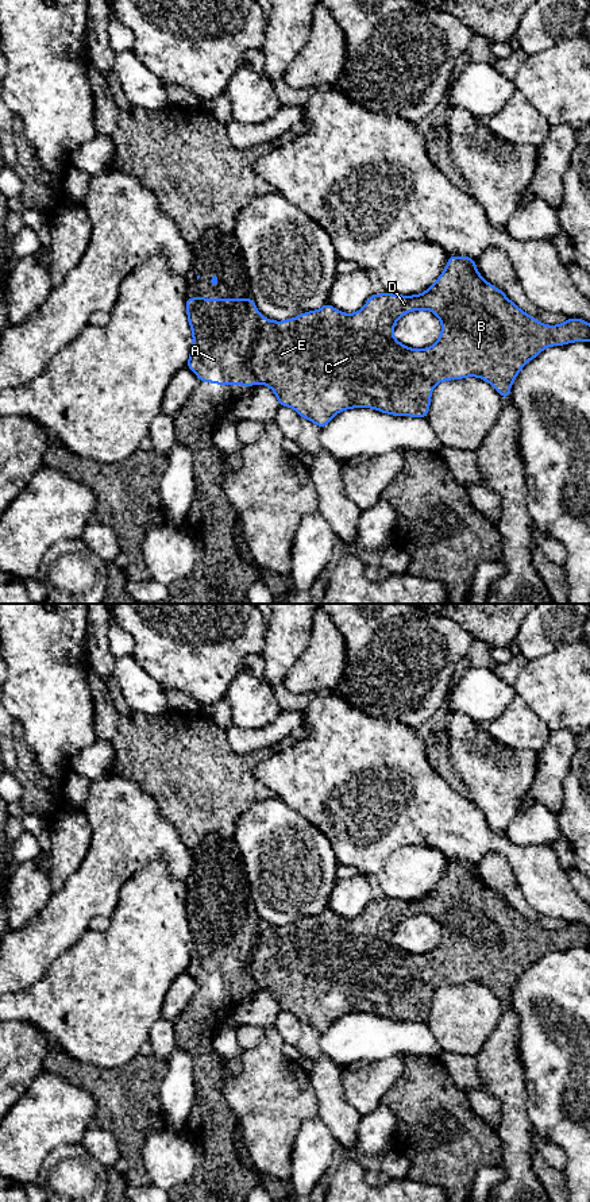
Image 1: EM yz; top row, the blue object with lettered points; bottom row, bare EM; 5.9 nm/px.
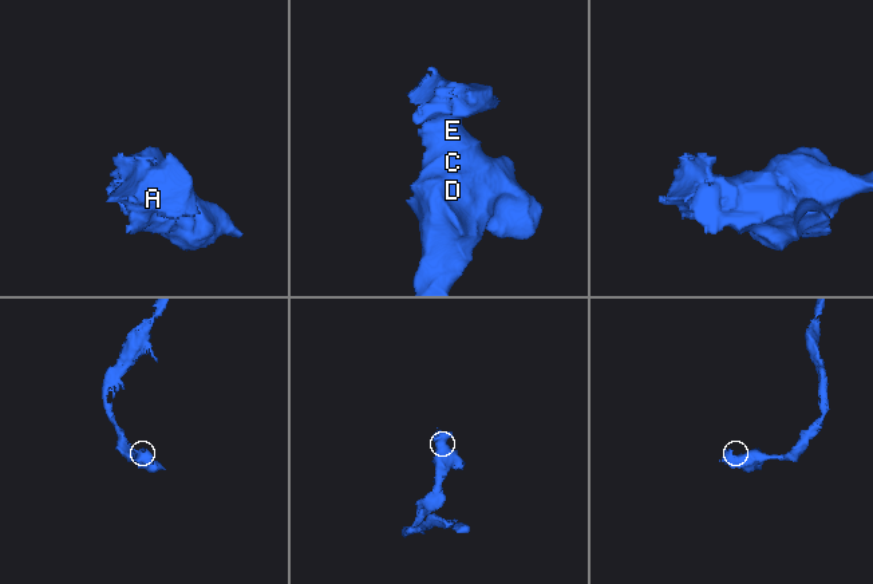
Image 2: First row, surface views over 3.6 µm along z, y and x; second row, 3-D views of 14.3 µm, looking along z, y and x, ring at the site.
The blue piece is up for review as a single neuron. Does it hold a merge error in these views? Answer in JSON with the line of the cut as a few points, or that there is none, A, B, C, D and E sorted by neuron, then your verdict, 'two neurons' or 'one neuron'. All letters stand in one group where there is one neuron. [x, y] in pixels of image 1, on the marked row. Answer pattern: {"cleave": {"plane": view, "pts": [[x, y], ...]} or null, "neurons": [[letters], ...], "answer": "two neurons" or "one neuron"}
{"cleave": {"plane": "yz", "pts": [[262, 318], [258, 326], [258, 336], [249, 354], [253, 382]]}, "neurons": [["A"], ["B", "C", "D", "E"]], "answer": "two neurons"}

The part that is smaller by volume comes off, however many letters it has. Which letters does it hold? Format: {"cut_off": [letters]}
{"cut_off": ["A"]}

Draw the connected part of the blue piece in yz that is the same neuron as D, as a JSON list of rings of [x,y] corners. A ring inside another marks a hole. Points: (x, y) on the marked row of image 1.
[[[450,255],[447,267],[421,294],[401,296],[387,292],[371,294],[356,313],[343,313],[327,303],[320,309],[284,321],[262,317],[248,363],[254,384],[270,388],[279,407],[293,408],[302,419],[324,429],[333,416],[352,408],[371,408],[393,416],[427,419],[433,388],[441,381],[466,377],[485,380],[508,400],[513,381],[531,359],[547,347],[574,342],[590,342],[590,323],[576,317],[558,325],[540,323],[510,301],[501,289],[489,284],[477,270],[475,259]],[[420,309],[431,311],[441,323],[437,342],[423,350],[404,346],[393,335],[396,323],[405,313]]]

